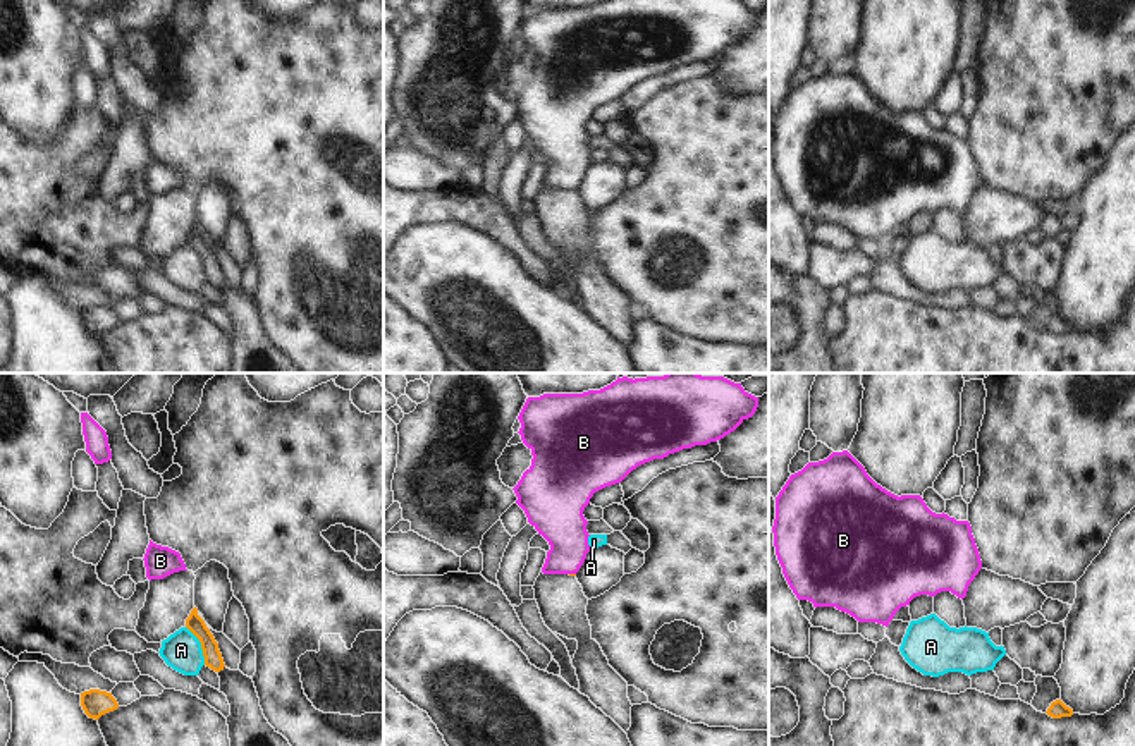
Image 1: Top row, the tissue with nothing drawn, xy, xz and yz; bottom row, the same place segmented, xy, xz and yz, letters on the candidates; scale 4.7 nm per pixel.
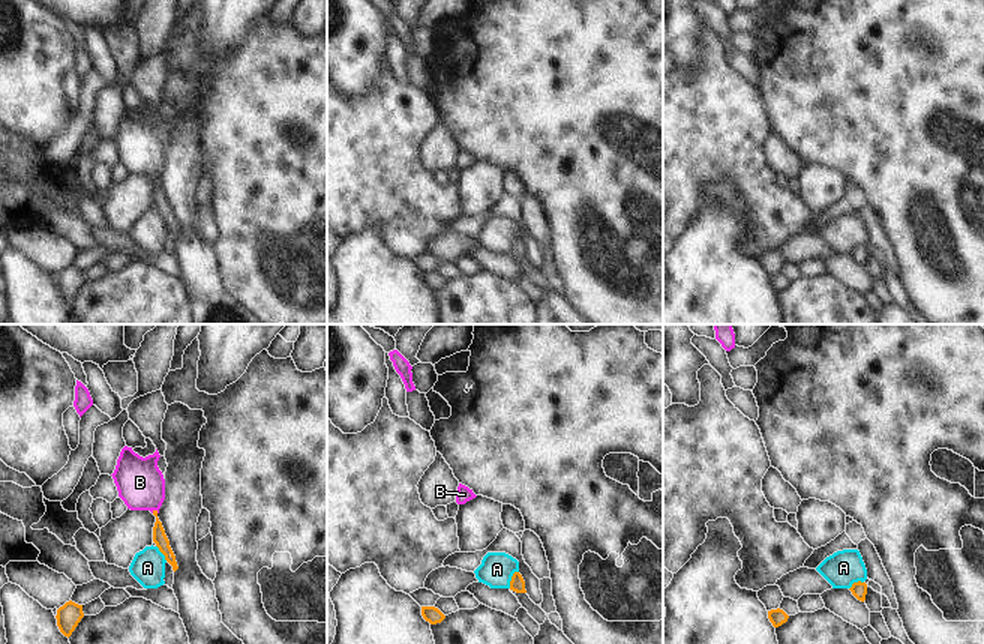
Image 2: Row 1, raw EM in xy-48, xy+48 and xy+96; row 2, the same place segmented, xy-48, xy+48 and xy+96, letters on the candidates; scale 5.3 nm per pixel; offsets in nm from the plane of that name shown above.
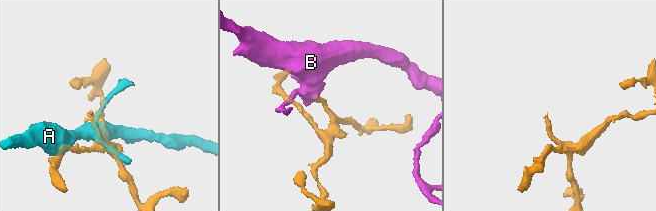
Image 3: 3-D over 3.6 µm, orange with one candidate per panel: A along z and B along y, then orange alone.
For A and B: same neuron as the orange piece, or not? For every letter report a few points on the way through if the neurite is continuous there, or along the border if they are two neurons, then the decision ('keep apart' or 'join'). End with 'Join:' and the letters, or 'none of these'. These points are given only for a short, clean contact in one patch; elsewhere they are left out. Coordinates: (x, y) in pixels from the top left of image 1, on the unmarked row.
A: keep apart
B: across xz (570, 189), (573, 189), (568, 152), (561, 138) | join
Join: B

